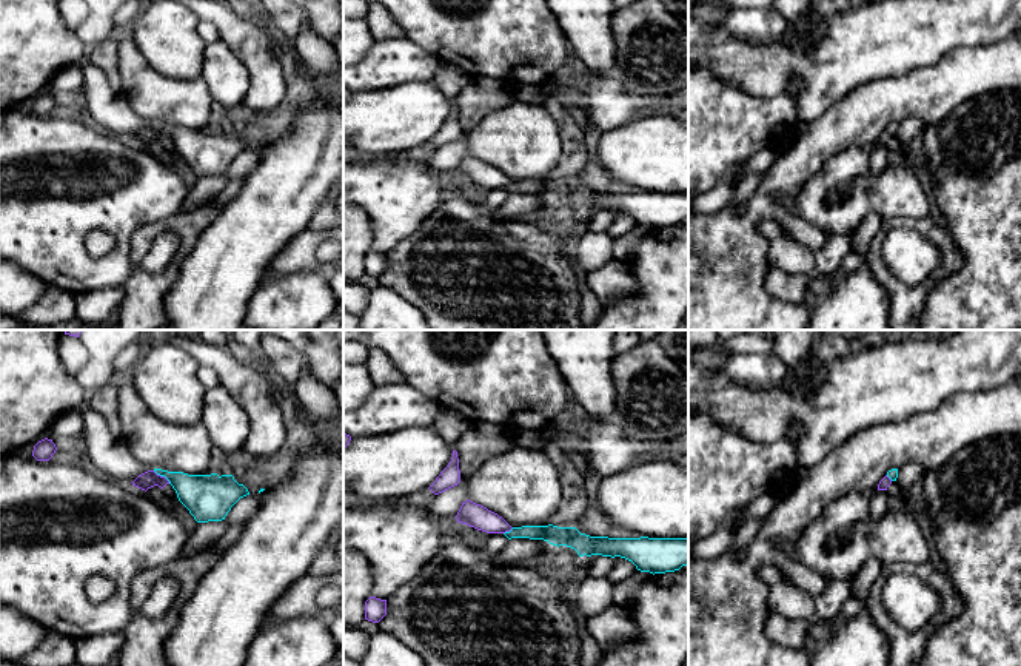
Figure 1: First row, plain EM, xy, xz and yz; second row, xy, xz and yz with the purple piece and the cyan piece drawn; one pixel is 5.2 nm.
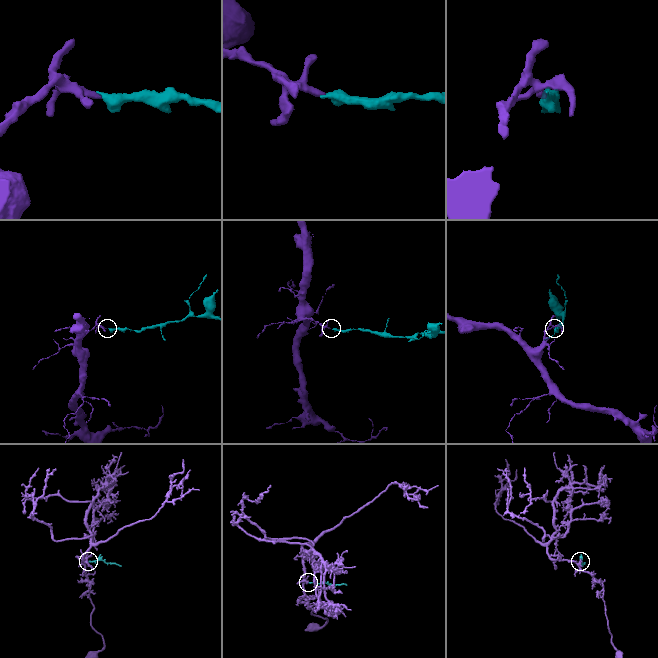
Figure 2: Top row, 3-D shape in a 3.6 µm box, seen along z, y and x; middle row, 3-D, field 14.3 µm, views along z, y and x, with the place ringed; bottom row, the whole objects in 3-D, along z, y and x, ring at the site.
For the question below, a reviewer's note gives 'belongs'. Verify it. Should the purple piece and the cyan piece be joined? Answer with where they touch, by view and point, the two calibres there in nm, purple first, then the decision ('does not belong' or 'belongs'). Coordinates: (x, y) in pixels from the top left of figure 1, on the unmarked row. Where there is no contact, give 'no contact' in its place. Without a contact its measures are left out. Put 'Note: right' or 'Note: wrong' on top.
Note: wrong
meets purple in xy at (162, 131); 90 nm thick on the purple side, 220 nm on the other; does not belong

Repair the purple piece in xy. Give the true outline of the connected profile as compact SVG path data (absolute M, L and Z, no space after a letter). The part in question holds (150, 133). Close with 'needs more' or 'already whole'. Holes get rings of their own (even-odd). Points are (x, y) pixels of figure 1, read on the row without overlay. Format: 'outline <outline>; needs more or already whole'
outline M148 125L132 136L132 140L145 146L154 140L163 143L166 139L169 139L169 136L165 131L157 130L154 125Z; already whole

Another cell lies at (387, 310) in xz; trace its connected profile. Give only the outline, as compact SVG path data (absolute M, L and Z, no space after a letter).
M382 285L370 291L370 301L360 314L360 330L433 330L427 318L390 288Z

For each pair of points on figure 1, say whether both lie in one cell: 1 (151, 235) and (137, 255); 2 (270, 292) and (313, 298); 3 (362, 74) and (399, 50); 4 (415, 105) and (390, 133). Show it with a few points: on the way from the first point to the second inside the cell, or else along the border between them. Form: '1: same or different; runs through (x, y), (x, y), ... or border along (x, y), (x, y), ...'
1: same; runs through (147, 239), (139, 250)
2: same; runs through (281, 298), (302, 298)
3: same; runs through (371, 73), (390, 57)
4: same; runs through (408, 111), (393, 127)

